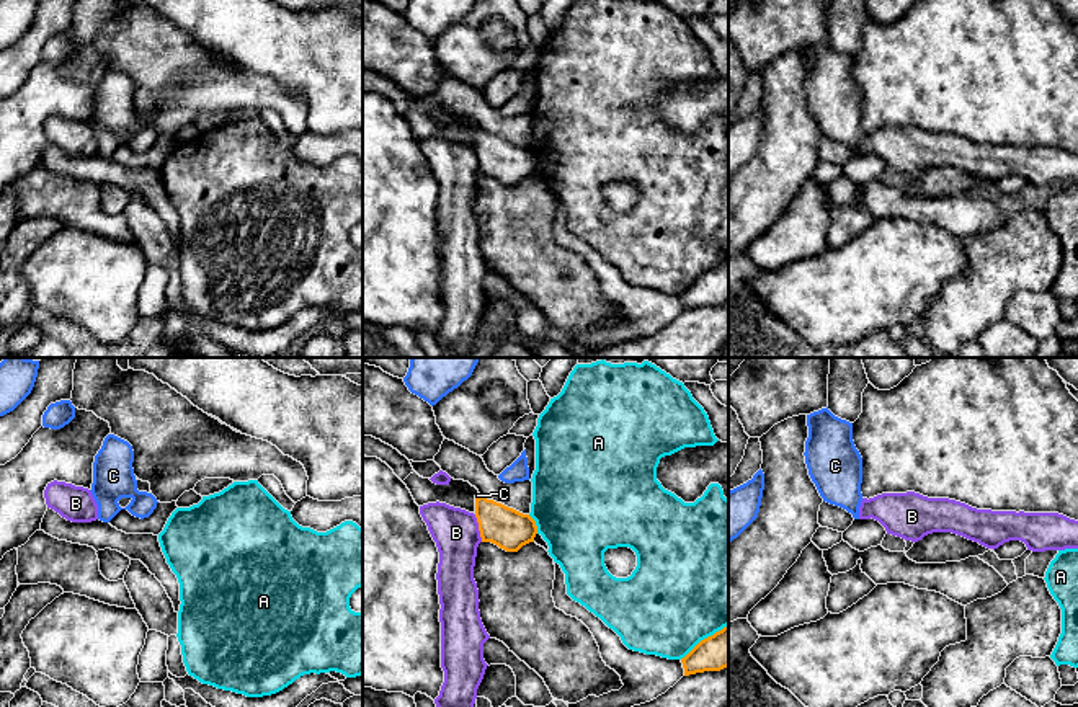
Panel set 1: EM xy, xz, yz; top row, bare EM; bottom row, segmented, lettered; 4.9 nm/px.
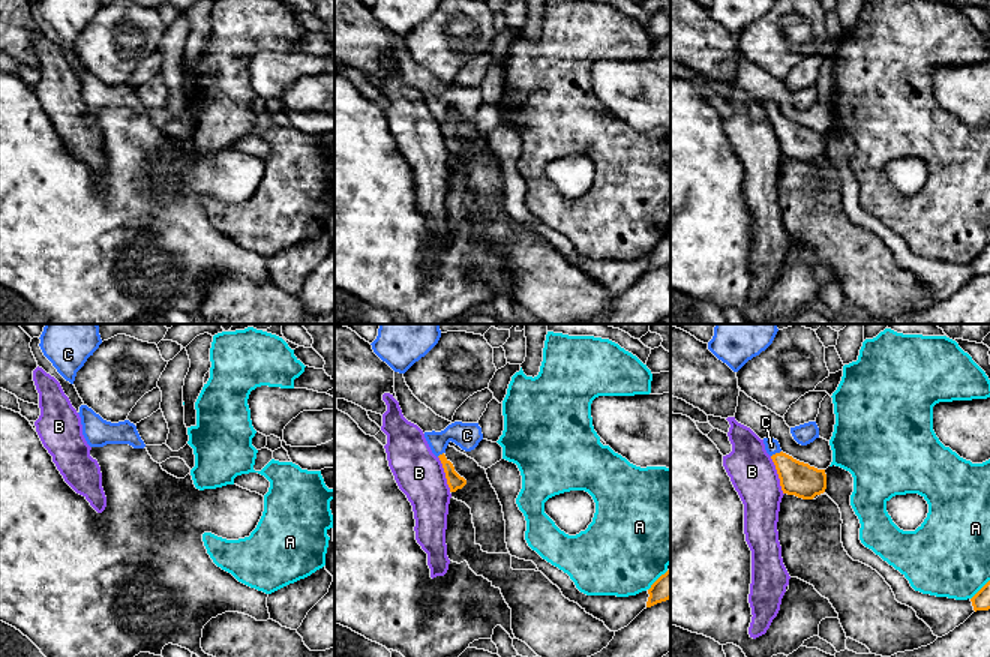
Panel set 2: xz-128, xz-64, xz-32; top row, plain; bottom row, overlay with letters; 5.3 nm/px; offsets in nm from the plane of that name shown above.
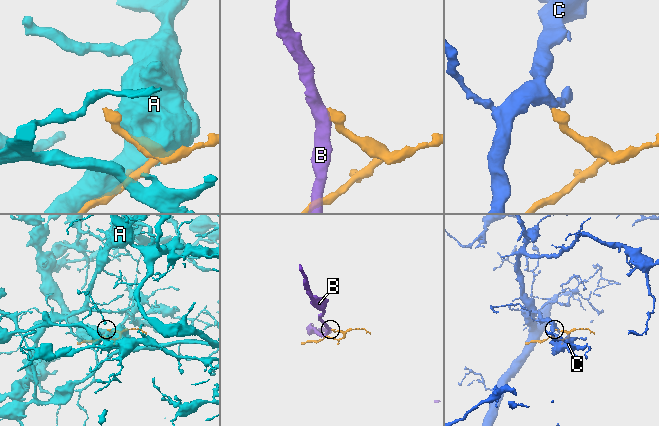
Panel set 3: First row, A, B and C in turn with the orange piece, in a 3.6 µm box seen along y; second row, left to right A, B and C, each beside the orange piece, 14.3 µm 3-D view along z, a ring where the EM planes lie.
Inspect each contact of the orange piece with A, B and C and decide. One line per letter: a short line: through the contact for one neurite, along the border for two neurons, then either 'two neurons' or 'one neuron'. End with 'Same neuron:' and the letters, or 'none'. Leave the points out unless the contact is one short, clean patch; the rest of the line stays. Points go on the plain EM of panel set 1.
A: two neurons
B: line xz (474, 149), (482, 175); two neurons
C: line xz (507, 162), (479, 131), (477, 129); one neuron
Same neuron: C

